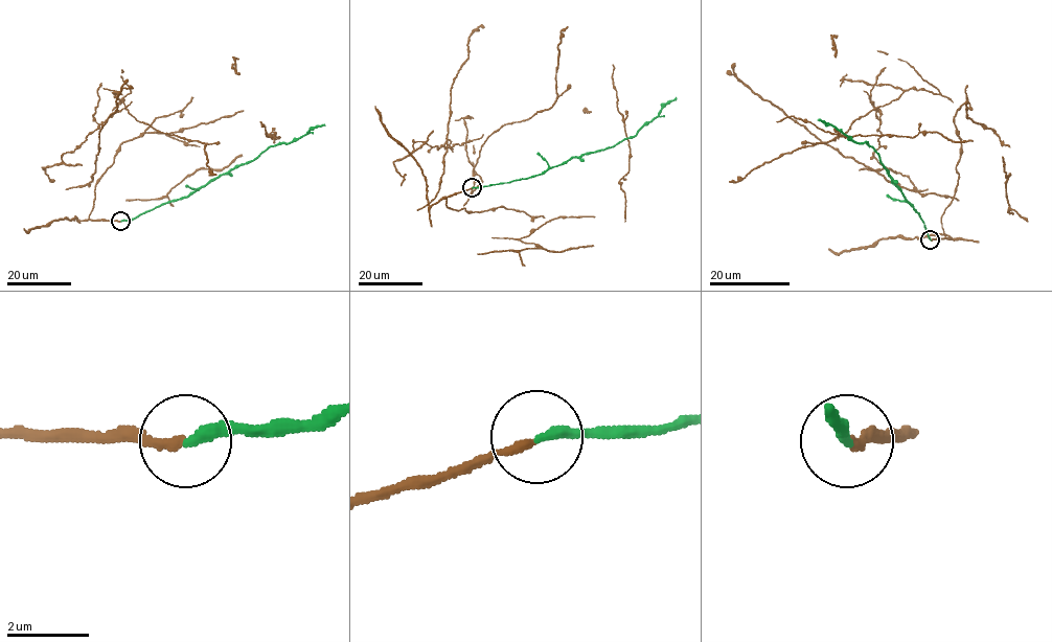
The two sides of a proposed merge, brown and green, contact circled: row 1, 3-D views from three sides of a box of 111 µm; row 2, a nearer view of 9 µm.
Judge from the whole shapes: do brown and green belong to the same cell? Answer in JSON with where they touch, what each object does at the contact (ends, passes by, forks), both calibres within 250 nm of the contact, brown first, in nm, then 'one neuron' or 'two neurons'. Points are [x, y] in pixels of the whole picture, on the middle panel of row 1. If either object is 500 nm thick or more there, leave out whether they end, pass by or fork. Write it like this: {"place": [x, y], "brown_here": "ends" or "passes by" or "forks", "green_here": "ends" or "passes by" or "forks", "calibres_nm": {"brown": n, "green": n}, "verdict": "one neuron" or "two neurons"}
{"place": [472, 187], "brown_here": "ends", "green_here": "ends", "calibres_nm": {"brown": 240, "green": 280}, "verdict": "one neuron"}

